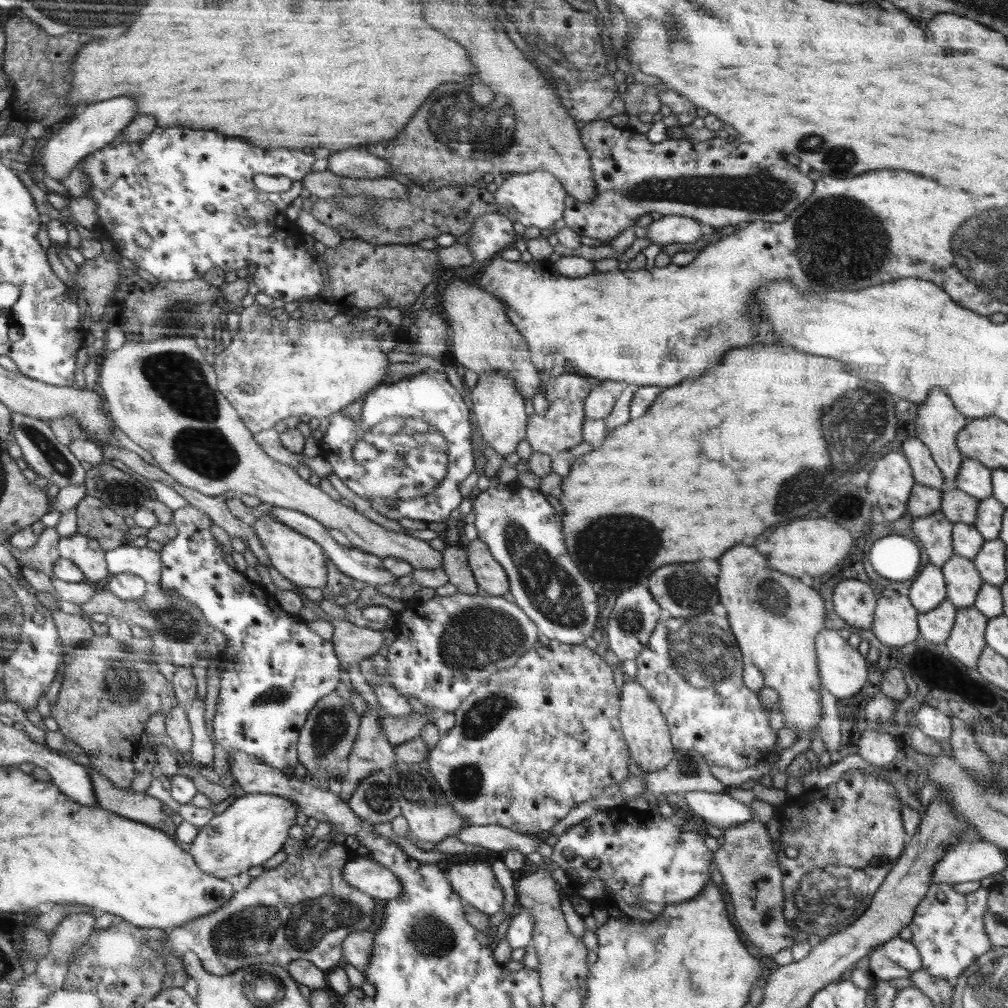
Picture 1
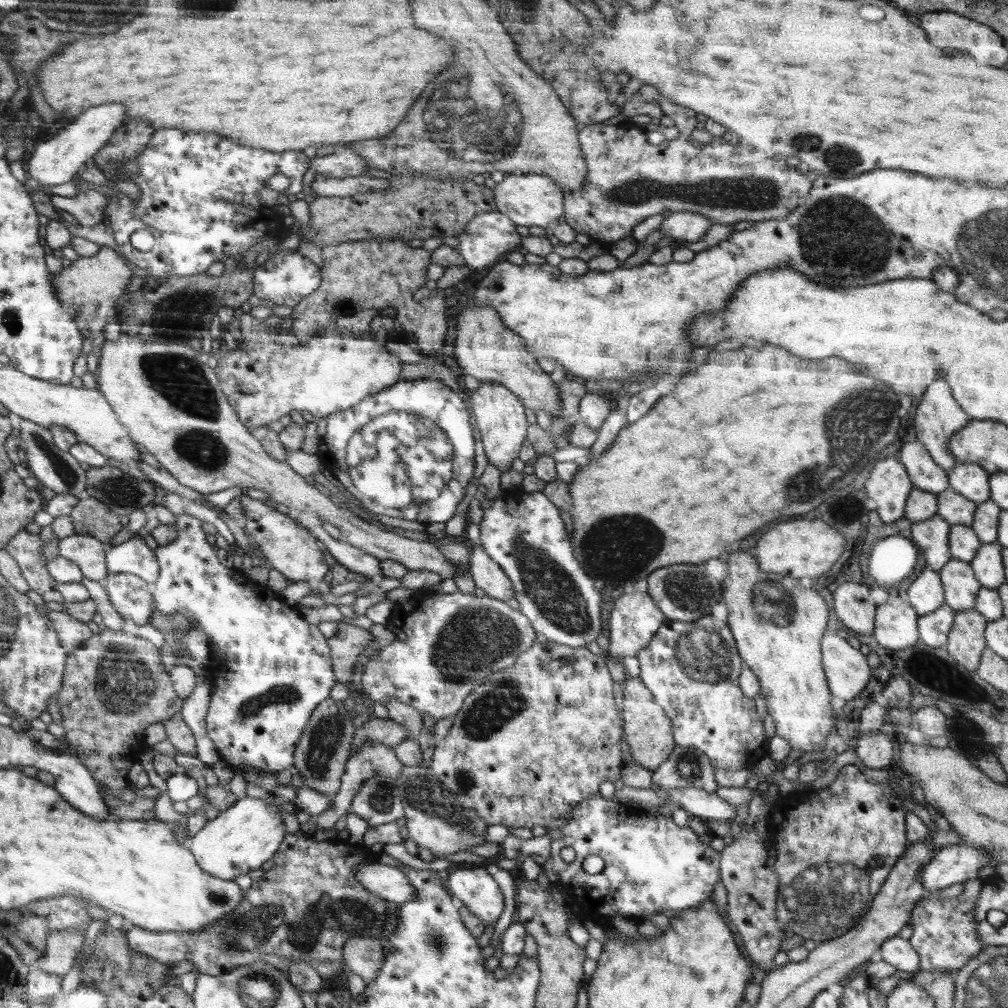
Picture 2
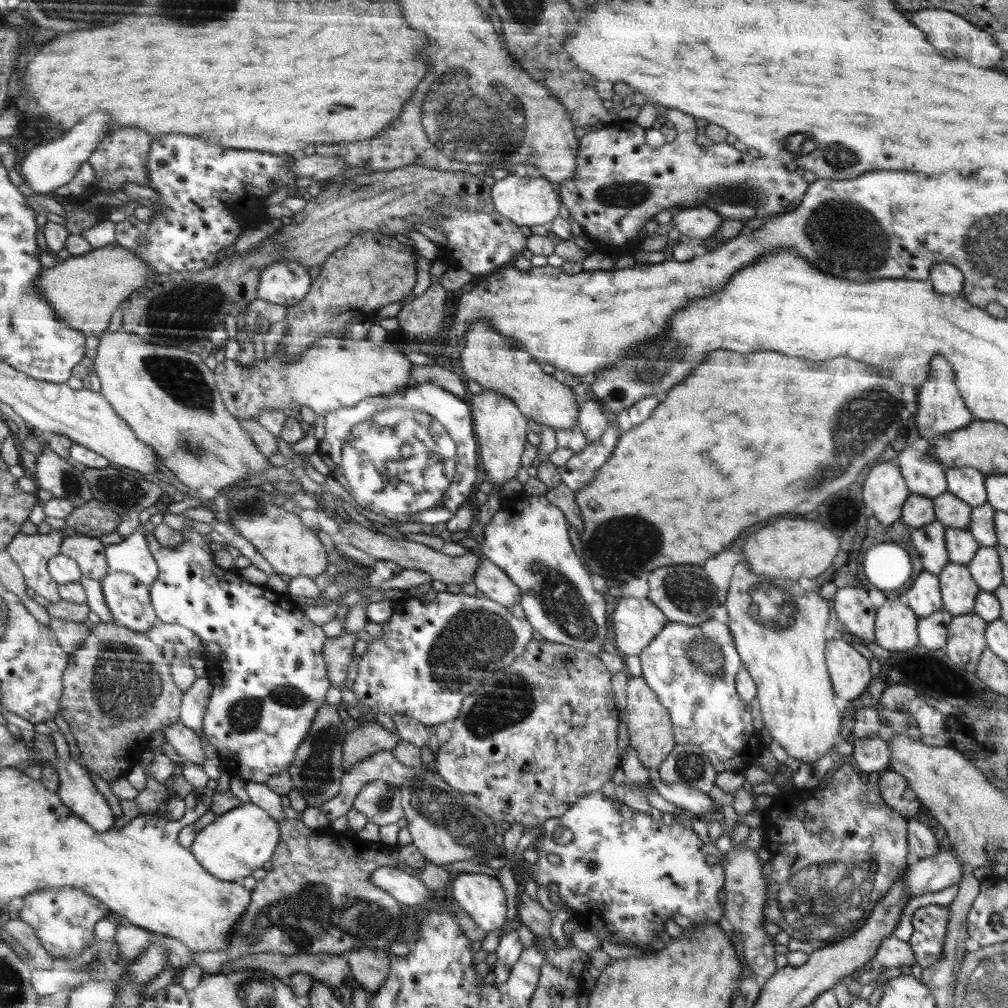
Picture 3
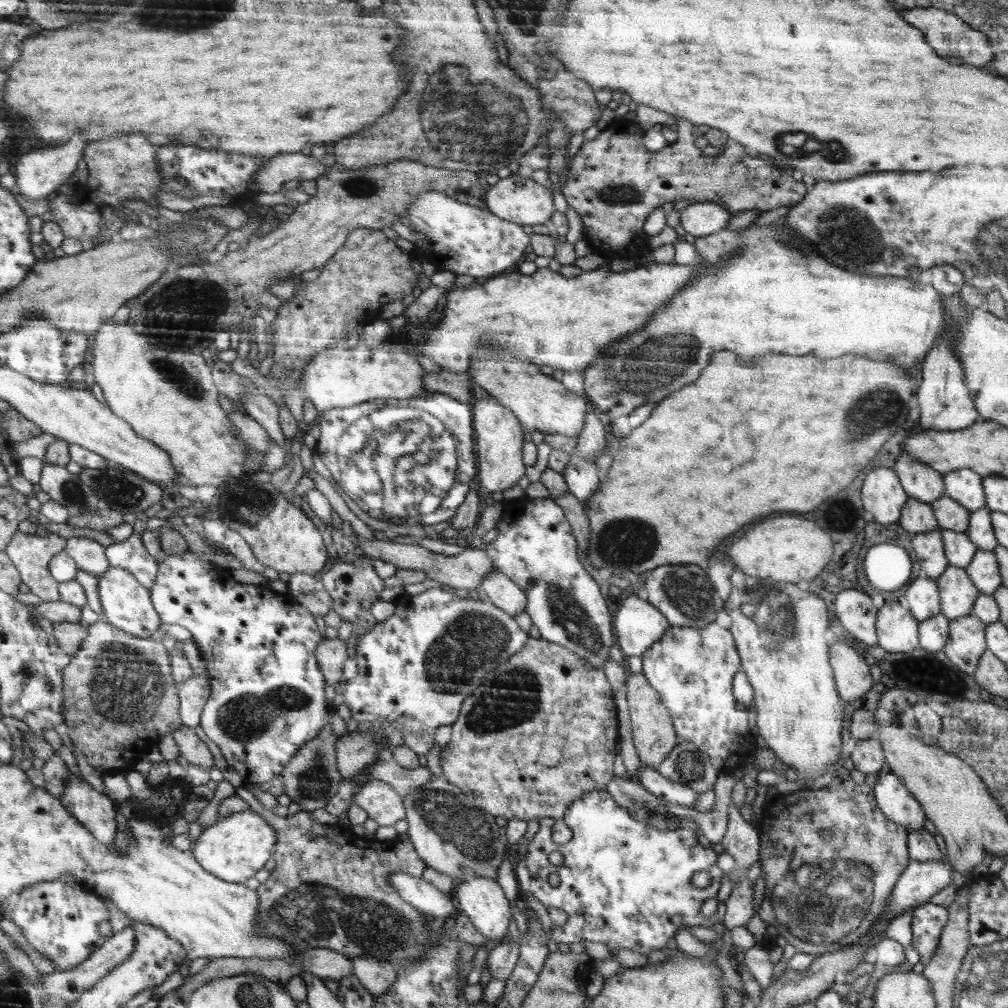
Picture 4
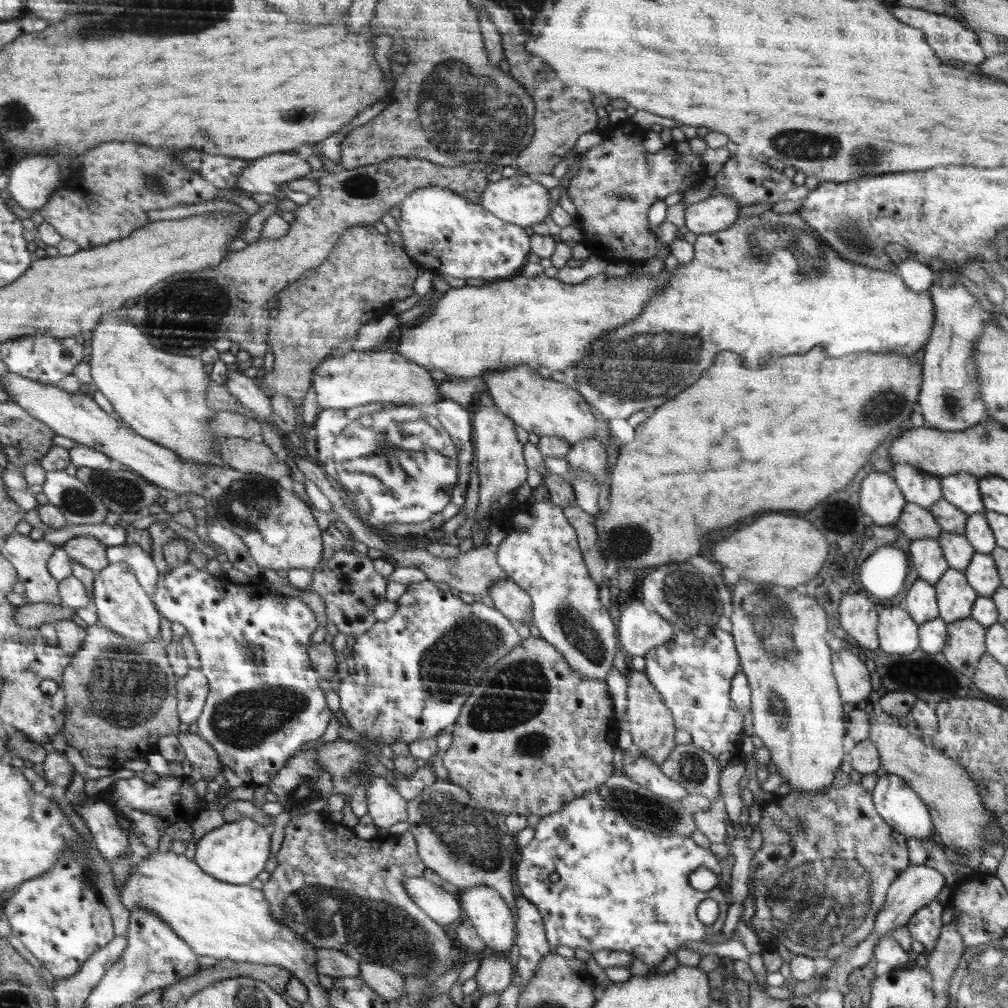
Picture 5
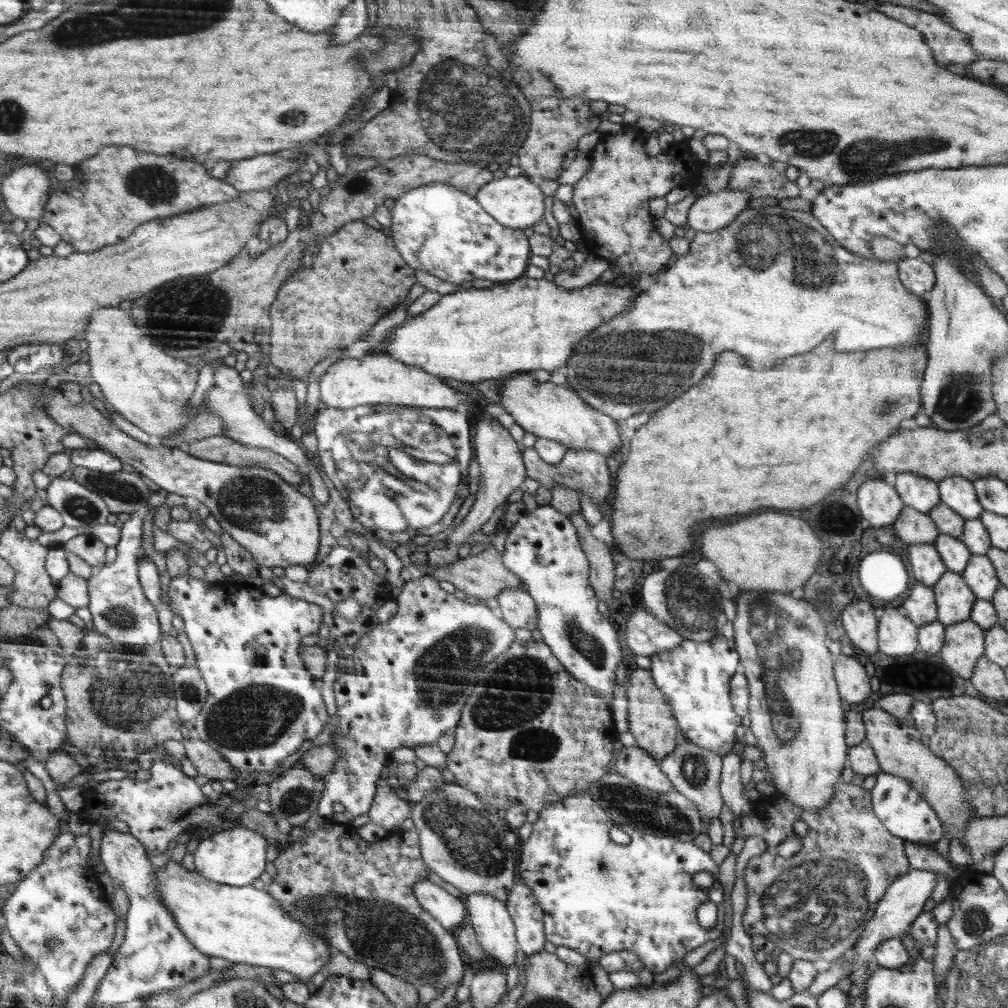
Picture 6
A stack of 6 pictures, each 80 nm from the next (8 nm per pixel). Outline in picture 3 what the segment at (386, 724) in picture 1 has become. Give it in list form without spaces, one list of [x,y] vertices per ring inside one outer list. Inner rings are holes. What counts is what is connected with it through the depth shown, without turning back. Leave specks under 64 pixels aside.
[[[376,720],[364,721],[346,736],[343,743],[343,768],[348,772],[355,762],[381,750],[392,750],[400,740],[398,733],[390,732]]]

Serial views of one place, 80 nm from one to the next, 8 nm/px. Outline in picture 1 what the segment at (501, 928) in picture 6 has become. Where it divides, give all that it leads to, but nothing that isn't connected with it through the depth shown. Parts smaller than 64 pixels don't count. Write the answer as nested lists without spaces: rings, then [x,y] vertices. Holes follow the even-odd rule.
[[[475,858],[475,861],[460,861],[445,867],[454,892],[465,903],[487,915],[497,913],[504,904],[504,892],[498,884],[490,859]]]

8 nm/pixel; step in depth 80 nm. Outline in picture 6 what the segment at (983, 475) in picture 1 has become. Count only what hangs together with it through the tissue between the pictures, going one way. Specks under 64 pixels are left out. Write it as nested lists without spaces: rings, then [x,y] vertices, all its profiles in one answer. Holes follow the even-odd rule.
[[[956,475],[946,477],[937,483],[941,502],[955,510],[964,520],[979,518],[985,511],[978,502],[973,481]]]

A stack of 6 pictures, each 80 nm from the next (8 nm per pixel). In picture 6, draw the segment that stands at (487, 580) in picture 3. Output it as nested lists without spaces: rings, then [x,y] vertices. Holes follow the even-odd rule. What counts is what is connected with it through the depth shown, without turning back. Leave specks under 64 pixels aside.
[[[512,587],[502,590],[495,596],[503,619],[514,628],[537,628],[537,603],[526,591]]]

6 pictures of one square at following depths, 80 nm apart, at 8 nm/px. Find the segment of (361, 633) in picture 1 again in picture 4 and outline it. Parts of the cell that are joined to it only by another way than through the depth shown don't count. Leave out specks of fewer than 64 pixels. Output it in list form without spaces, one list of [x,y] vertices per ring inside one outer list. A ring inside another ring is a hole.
[[[339,637],[333,639],[324,638],[322,644],[317,647],[316,658],[321,671],[325,674],[330,685],[342,686],[343,665],[349,658],[346,654],[346,643]]]

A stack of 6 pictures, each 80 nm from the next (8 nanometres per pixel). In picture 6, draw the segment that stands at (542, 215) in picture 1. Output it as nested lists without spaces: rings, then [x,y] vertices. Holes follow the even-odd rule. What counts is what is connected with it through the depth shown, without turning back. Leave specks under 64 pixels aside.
[[[524,175],[509,178],[504,176],[500,180],[494,179],[486,184],[476,194],[476,199],[481,203],[481,207],[490,216],[495,217],[503,225],[510,228],[525,229],[542,220],[544,214],[544,194],[535,184],[532,184]]]

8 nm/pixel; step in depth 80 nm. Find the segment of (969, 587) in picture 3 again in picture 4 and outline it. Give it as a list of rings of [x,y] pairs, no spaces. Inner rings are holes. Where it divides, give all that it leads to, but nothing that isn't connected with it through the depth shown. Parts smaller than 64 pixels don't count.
[[[949,564],[935,581],[941,613],[950,621],[968,616],[980,592],[970,580],[966,569]]]

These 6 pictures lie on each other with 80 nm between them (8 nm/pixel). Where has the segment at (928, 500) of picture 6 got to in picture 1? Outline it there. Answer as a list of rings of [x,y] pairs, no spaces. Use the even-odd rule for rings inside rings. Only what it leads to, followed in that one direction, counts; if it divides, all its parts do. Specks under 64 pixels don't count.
[[[918,437],[906,439],[900,451],[911,466],[916,483],[941,490],[944,475],[932,460],[928,448]]]

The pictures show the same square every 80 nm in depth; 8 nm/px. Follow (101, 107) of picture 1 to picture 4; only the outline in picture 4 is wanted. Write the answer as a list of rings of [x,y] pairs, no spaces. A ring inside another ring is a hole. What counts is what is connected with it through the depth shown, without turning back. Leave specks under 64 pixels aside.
[[[78,134],[74,136],[74,140],[70,140],[70,144],[60,144],[60,146],[46,146],[34,152],[24,154],[15,165],[14,177],[15,185],[22,196],[26,196],[28,200],[40,200],[46,198],[48,194],[52,194],[58,186],[64,185],[64,182],[72,176],[72,172],[76,170],[76,164],[85,156],[85,150],[90,142],[85,136]]]

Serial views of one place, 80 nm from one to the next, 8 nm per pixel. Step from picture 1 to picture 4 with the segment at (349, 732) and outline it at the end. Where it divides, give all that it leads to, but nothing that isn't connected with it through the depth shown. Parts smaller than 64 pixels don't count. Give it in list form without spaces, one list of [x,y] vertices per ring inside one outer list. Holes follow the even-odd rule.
[[[329,714],[329,723],[324,724],[322,732],[310,742],[306,742],[294,754],[285,770],[281,772],[284,779],[284,792],[290,797],[291,802],[298,802],[301,811],[313,811],[324,808],[329,800],[340,790],[343,778],[337,767],[337,740],[332,733],[332,715]]]

